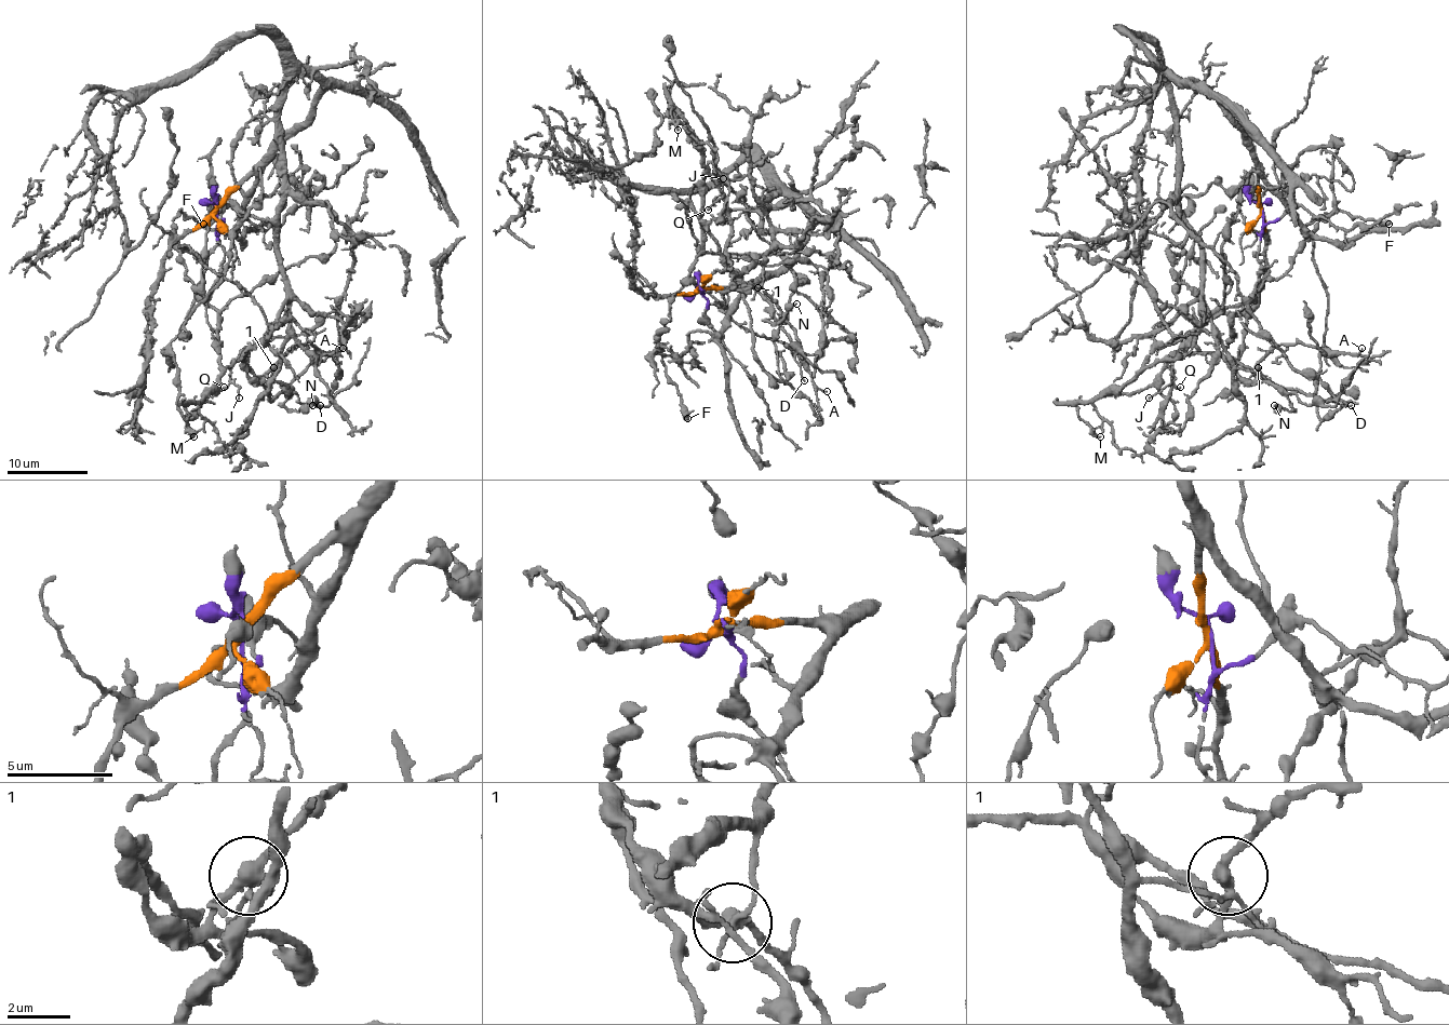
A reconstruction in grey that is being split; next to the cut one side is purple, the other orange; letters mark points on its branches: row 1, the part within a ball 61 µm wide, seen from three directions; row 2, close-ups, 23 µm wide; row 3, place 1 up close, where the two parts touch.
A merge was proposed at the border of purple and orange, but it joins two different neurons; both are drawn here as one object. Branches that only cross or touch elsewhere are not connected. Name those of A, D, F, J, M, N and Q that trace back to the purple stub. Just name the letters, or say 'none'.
A, D, F, J, M, N, Q

